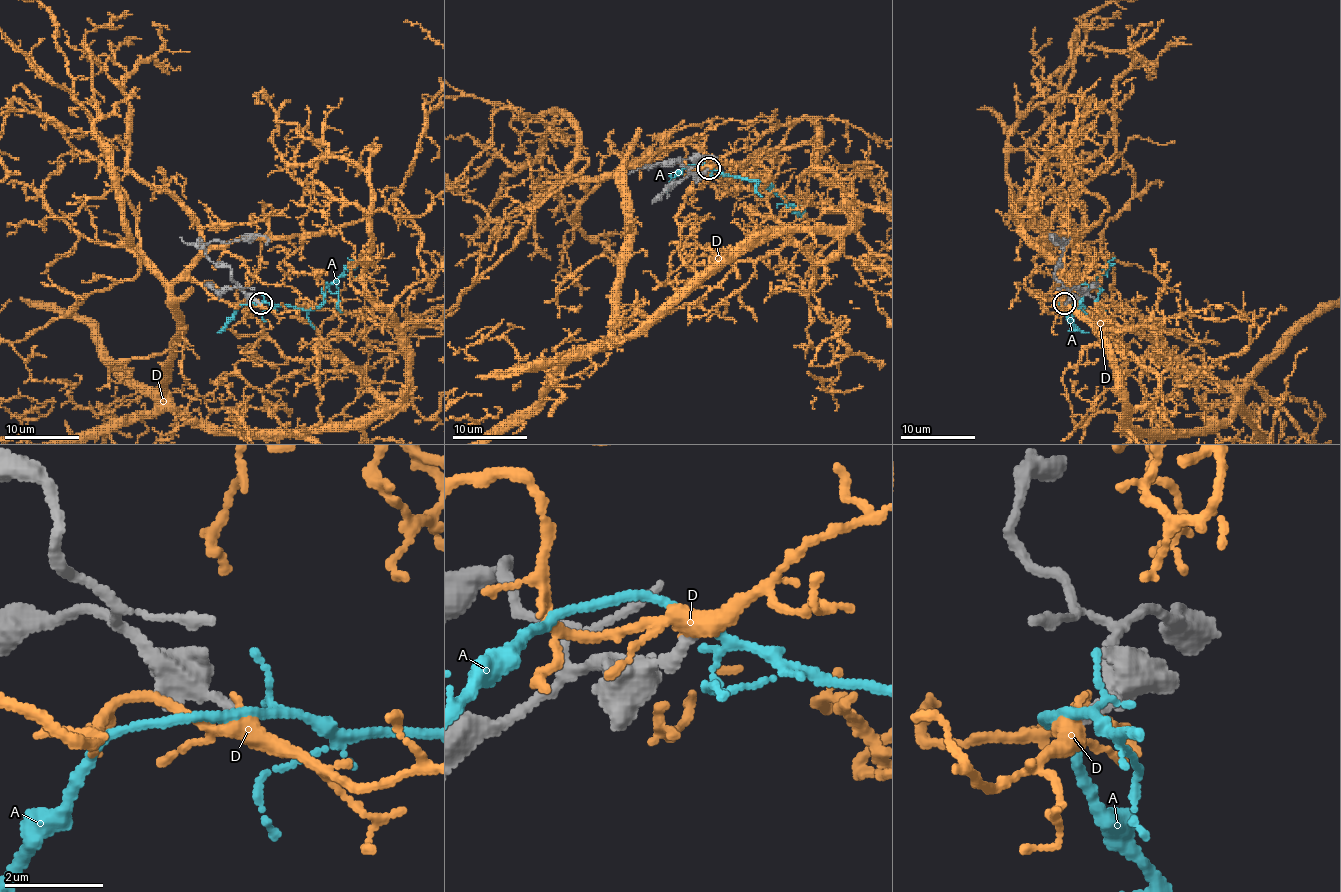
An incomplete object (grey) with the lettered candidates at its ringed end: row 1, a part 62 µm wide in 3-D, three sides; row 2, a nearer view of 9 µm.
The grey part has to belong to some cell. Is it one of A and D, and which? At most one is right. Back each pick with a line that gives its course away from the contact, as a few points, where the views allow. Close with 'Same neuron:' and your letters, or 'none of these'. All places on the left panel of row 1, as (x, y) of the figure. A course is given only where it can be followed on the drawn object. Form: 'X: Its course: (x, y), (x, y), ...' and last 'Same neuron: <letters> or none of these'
Same neuron: none of these

